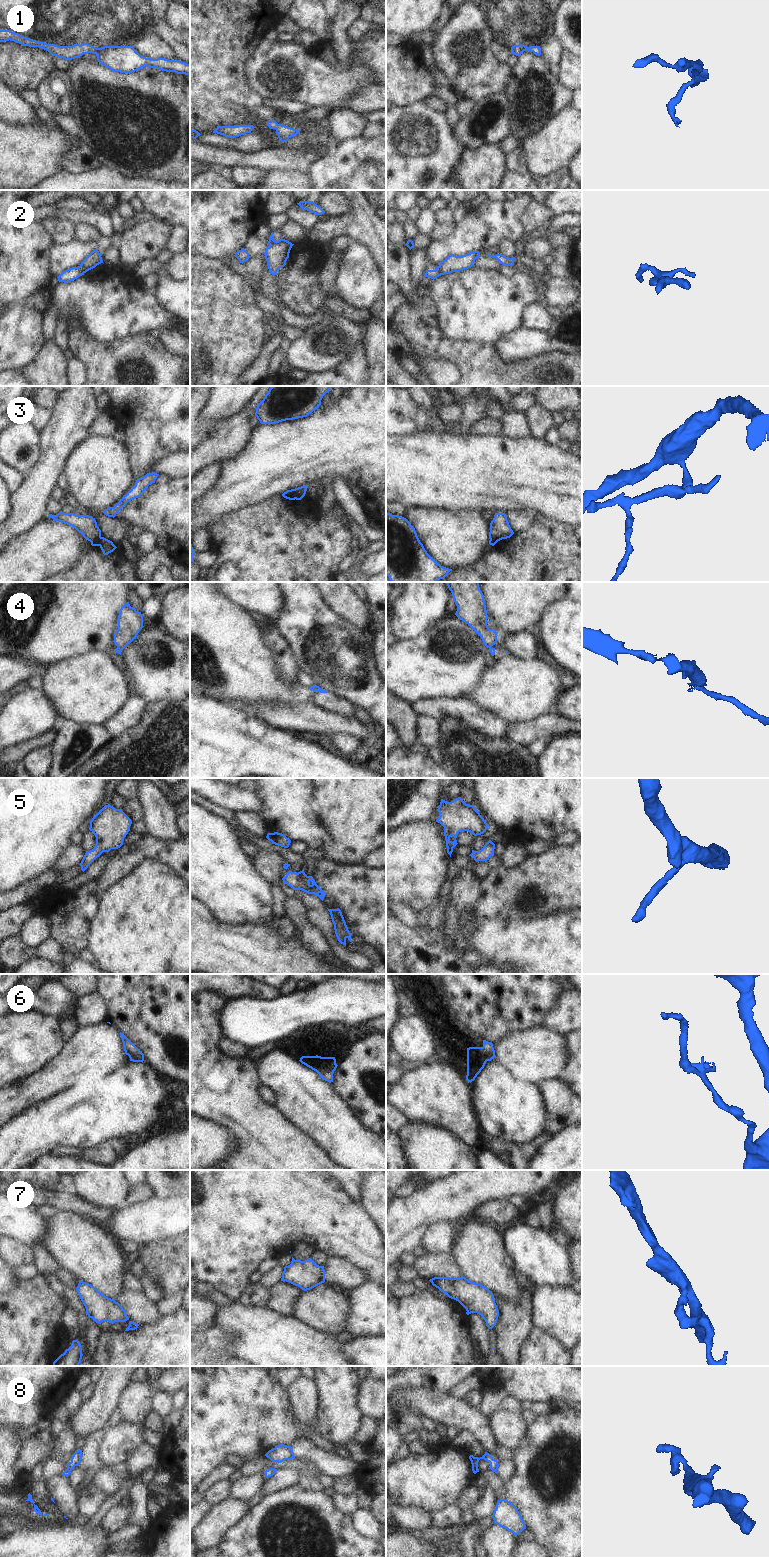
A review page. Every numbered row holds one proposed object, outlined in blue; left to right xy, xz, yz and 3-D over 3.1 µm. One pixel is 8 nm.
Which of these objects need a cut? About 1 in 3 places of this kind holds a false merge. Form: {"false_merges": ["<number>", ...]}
{"false_merges": ["2", "3", "4"]}

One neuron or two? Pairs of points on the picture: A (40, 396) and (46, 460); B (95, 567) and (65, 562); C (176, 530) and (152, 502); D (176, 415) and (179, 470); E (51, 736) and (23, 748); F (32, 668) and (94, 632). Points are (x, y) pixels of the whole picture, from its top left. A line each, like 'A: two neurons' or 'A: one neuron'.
A: two neurons
B: two neurons
C: one neuron
D: two neurons
E: one neuron
F: two neurons

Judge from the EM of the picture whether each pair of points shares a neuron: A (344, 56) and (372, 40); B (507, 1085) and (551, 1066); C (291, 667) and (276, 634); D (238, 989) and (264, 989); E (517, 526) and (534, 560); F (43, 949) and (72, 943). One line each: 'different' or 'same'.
A: different
B: different
C: same
D: same
E: different
F: different

